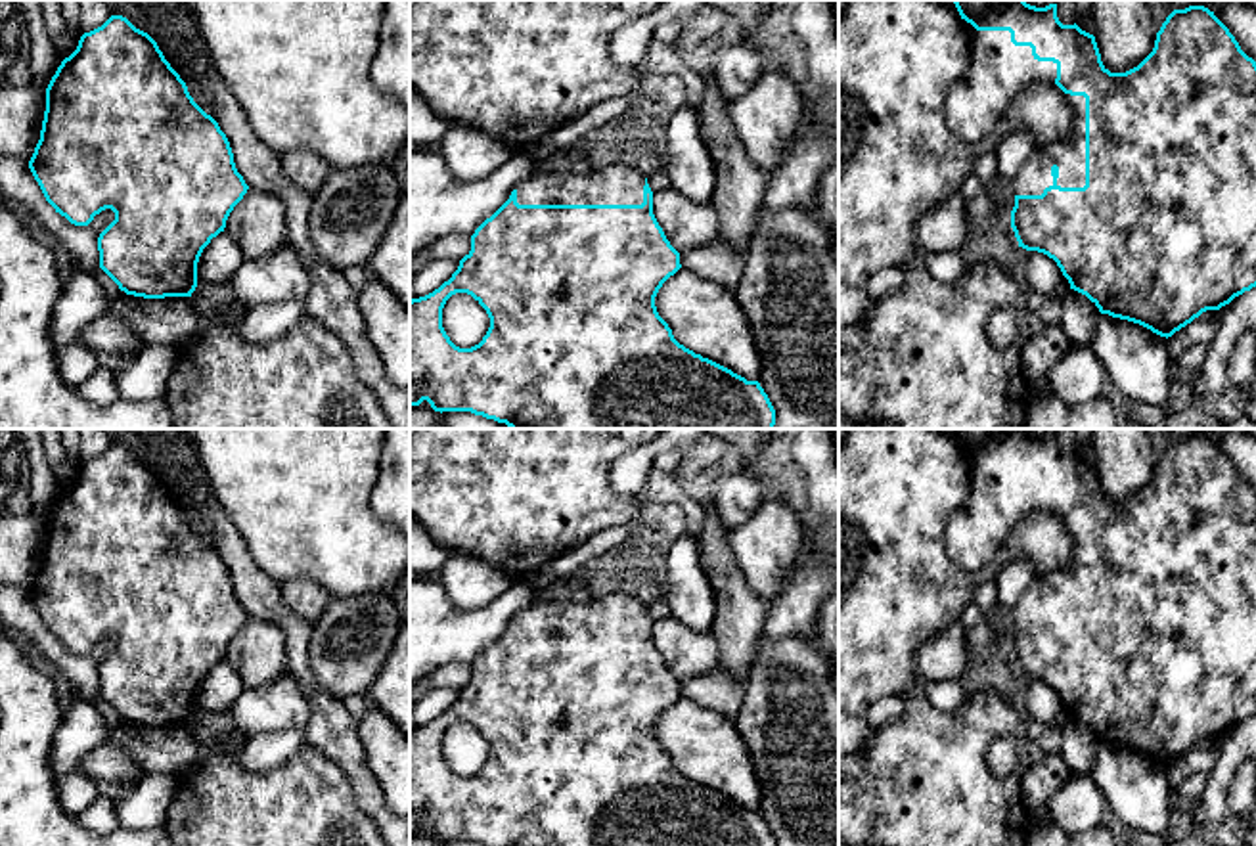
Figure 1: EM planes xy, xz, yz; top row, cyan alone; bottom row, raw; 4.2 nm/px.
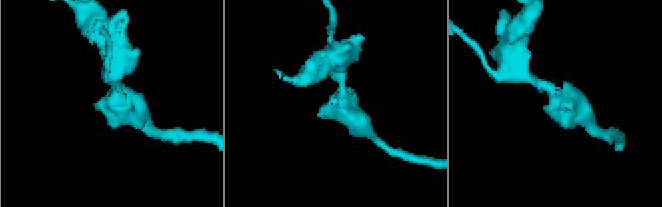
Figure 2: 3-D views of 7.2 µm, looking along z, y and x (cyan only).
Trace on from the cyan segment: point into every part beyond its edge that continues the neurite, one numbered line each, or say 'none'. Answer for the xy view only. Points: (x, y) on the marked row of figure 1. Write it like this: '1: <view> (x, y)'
none

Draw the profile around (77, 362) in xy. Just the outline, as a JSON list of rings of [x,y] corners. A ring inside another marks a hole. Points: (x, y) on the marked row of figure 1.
[[[69,345],[59,348],[57,364],[59,375],[67,383],[80,383],[101,367],[98,354],[84,345]]]

